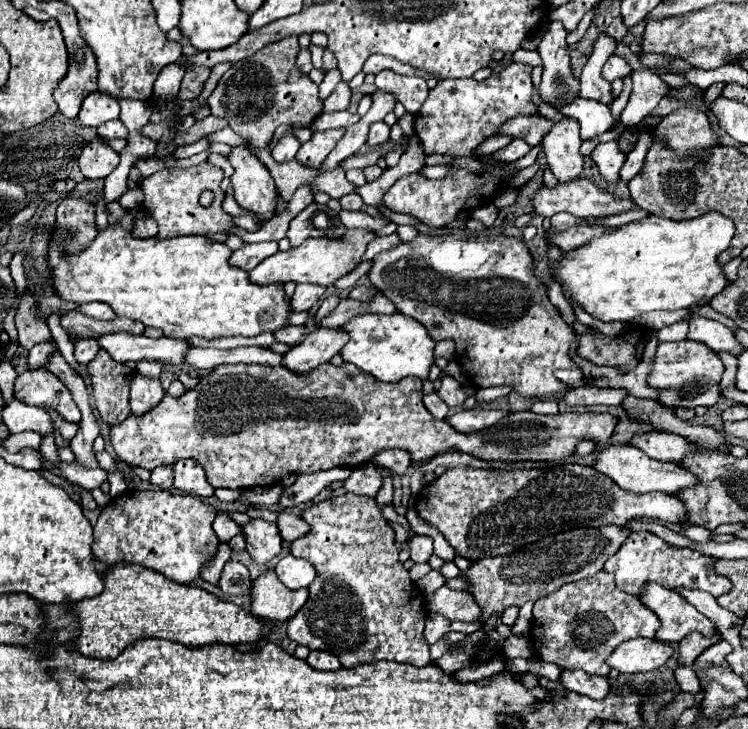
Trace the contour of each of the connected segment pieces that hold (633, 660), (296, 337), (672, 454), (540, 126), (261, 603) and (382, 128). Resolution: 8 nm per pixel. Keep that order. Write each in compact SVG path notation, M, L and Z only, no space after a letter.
M640 637L624 641L620 647L616 647L616 651L608 657L608 665L620 673L652 671L662 667L672 653L674 649L664 641Z
M286 325L286 327L282 327L280 331L274 333L274 339L280 341L280 343L286 343L286 345L296 345L296 343L302 341L302 337L304 337L304 327L302 325L300 327Z
M650 431L642 435L634 435L630 439L632 447L638 447L646 455L650 455L656 461L672 461L678 463L688 451L700 451L702 447L696 447L688 443L684 437L678 435L668 435L660 431Z
M536 113L536 115L520 115L510 119L500 127L500 133L508 133L512 137L524 139L528 145L538 145L542 137L552 129L552 119Z
M272 569L258 575L250 589L250 611L270 621L288 621L308 599L308 589L292 591L280 583Z
M376 121L376 123L370 125L366 145L368 145L368 147L376 147L376 145L384 143L388 137L390 137L390 127L388 127L384 121Z

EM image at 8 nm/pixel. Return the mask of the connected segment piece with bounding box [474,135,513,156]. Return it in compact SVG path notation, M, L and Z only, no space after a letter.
M496 135L494 137L486 139L476 151L474 151L474 155L482 155L482 156L488 156L495 151L505 147L512 141L512 137L508 135Z

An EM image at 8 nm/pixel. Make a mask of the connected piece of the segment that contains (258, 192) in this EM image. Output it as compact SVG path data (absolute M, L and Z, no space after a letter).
M234 147L228 161L234 167L230 181L238 205L244 211L254 213L258 217L258 225L272 219L276 213L278 193L262 163L244 147Z

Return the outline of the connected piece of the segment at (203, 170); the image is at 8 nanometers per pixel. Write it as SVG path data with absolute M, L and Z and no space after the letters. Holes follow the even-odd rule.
M208 161L190 169L164 169L154 173L152 177L146 177L142 181L142 191L146 195L144 207L158 223L158 237L170 239L180 235L204 235L210 239L224 241L228 237L226 229L232 227L232 217L222 209L224 201L224 193L220 191L222 177L224 177L222 169ZM206 189L214 193L214 201L208 207L202 207L198 199L200 193Z

